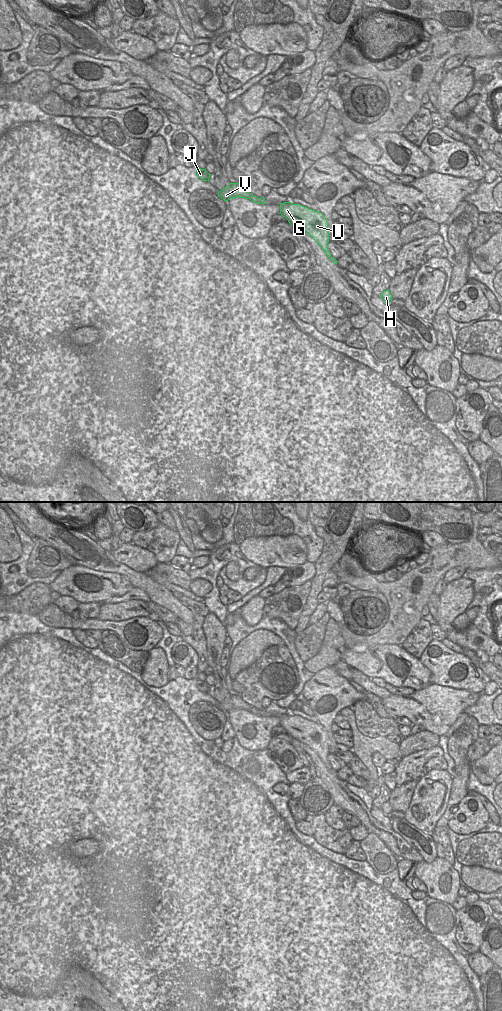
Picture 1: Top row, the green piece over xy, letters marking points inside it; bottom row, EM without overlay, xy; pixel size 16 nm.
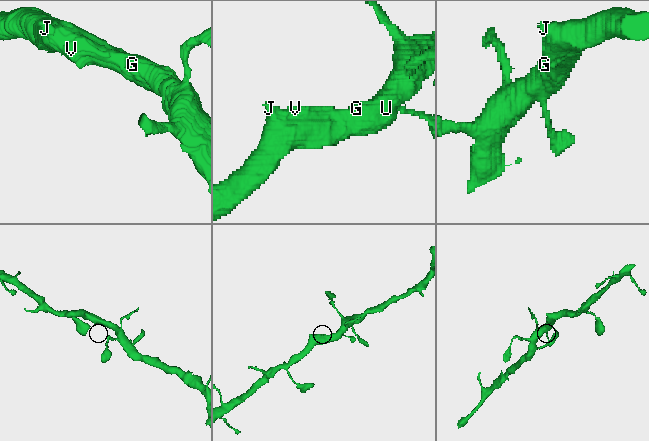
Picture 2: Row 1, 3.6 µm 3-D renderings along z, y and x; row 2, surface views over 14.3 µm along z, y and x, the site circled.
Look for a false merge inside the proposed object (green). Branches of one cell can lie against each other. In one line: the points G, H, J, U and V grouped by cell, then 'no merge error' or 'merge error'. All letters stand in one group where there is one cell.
G H J U V | no merge error

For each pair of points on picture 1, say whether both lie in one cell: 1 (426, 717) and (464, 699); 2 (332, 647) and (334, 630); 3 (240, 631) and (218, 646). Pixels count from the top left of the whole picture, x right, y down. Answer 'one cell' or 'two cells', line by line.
1: one cell
2: one cell
3: two cells

